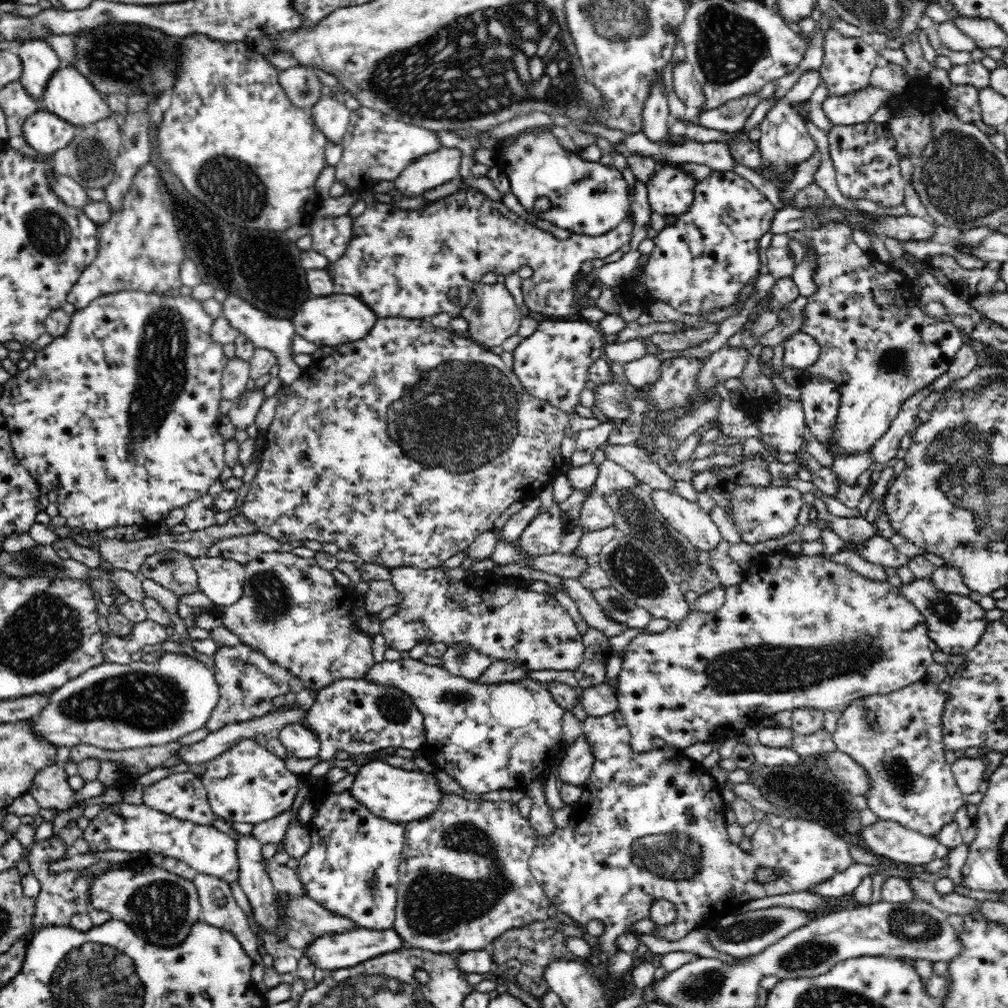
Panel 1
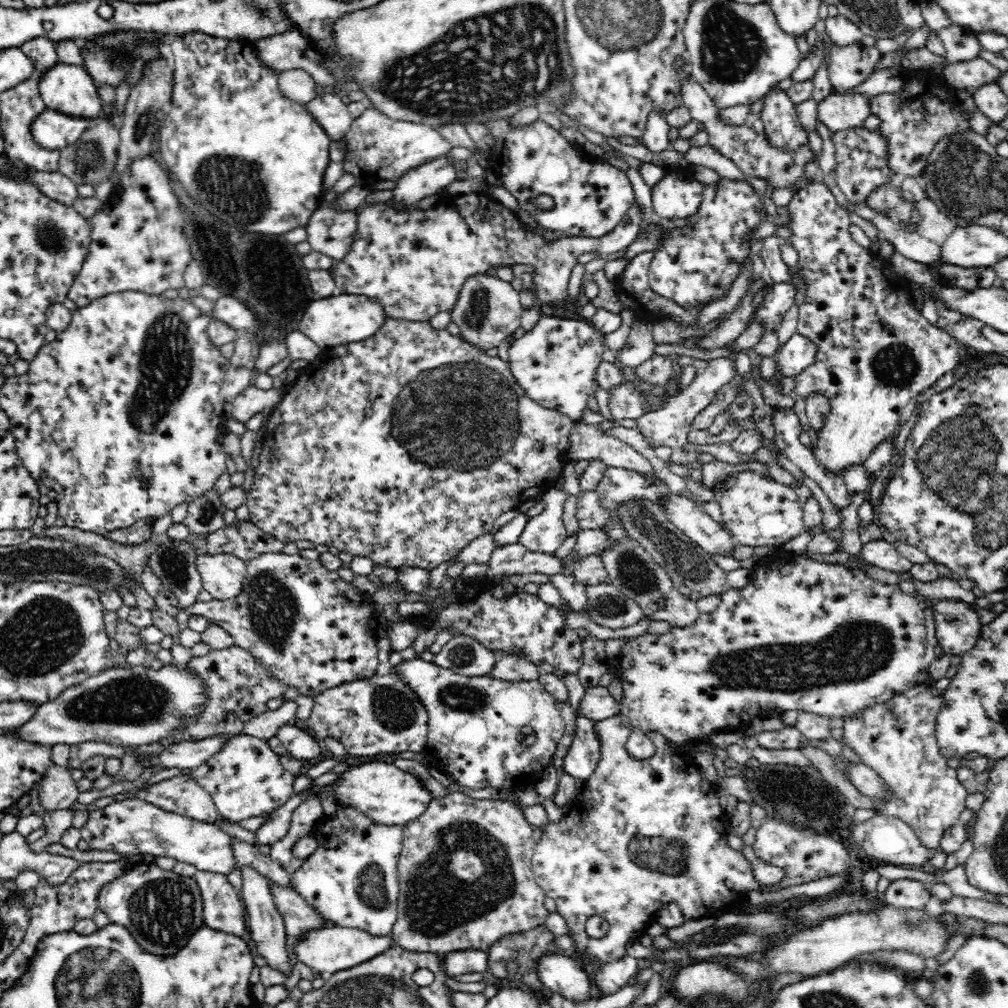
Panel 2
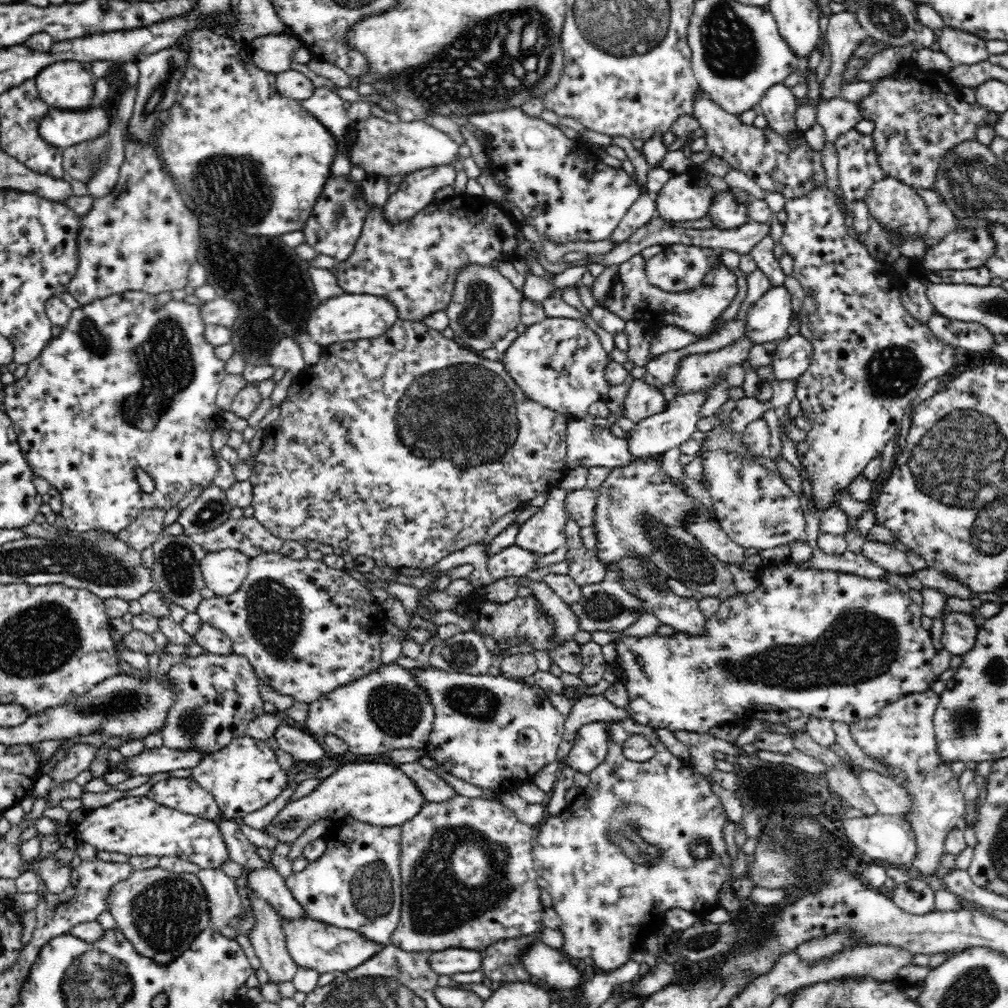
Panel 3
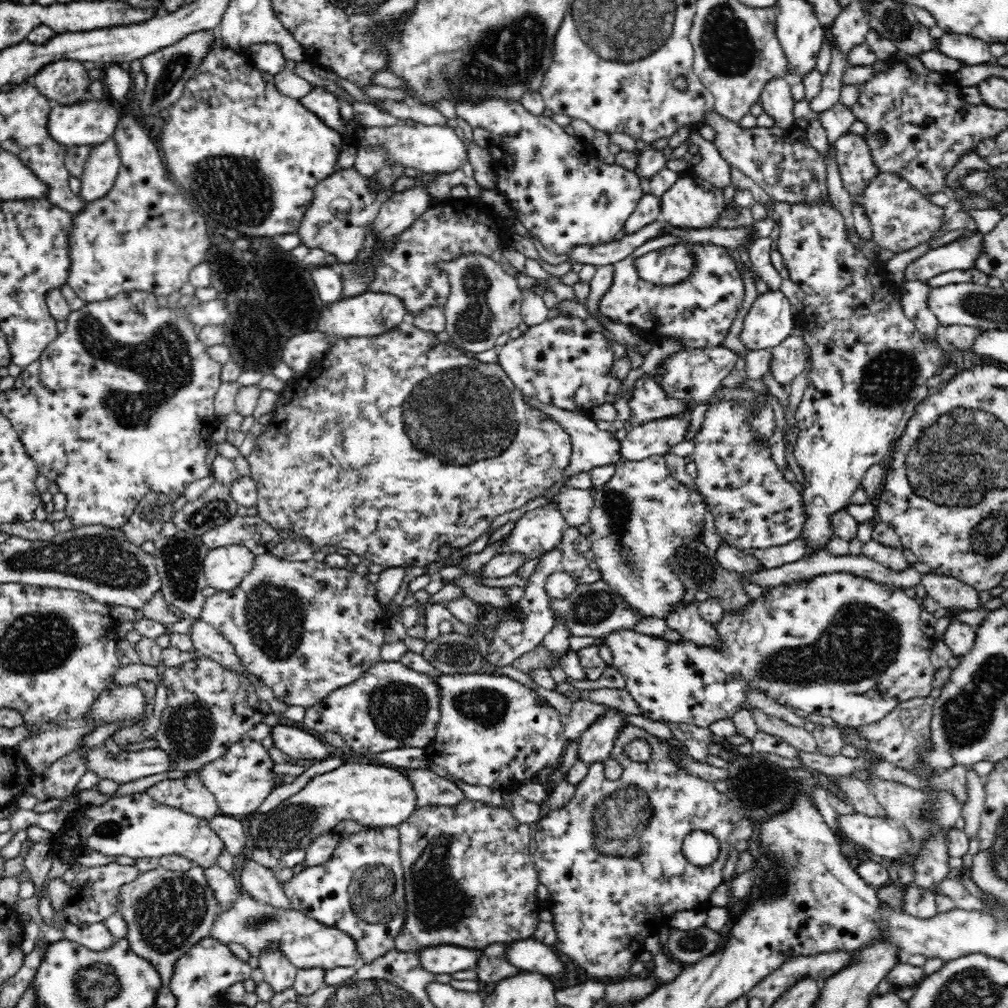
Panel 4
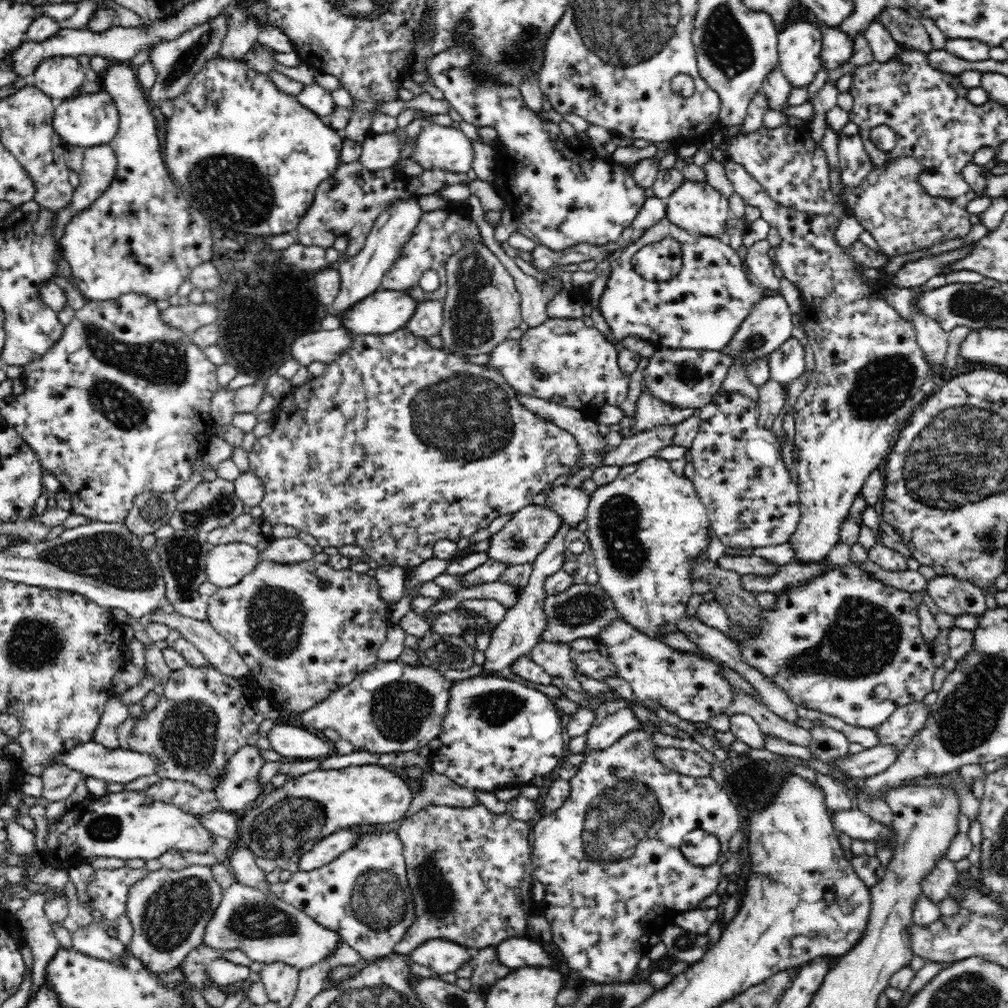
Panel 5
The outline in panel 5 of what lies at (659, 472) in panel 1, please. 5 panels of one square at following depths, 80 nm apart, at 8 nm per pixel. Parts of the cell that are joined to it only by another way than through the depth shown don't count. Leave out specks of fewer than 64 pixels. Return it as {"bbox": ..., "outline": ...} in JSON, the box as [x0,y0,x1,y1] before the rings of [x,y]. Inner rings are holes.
{"bbox":[517,394,613,485],"outline":[[[518,394],[517,399],[522,406],[567,430],[576,439],[578,458],[576,458],[576,464],[566,474],[566,481],[561,485],[566,484],[579,470],[603,464],[606,453],[613,447],[608,445],[605,435],[598,431],[598,422],[590,412],[560,406],[530,395]]]}

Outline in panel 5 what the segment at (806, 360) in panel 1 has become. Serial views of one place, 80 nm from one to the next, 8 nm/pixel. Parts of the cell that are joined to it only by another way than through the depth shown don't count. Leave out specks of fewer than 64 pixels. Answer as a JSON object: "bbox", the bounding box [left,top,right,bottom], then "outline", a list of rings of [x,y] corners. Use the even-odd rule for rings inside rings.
{"bbox":[769,335,806,386],"outline":[[[800,335],[785,340],[769,354],[770,380],[788,386],[804,373],[806,345]]]}

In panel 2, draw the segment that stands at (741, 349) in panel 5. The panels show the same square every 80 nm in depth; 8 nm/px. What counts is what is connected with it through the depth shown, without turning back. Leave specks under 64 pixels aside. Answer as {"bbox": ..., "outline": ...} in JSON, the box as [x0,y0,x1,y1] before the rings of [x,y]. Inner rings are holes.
{"bbox":[756,280,797,332],"outline":[[[790,280],[773,283],[768,294],[759,306],[756,314],[757,322],[766,322],[766,332],[776,332],[784,312],[794,304],[794,296],[797,295],[797,287]]]}

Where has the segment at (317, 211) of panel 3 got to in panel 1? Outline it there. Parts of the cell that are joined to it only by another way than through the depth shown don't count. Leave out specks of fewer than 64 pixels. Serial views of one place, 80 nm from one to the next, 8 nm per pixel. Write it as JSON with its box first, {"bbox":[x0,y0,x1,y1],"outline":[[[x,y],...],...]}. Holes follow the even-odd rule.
{"bbox":[308,214,353,263],"outline":[[[348,214],[323,219],[313,217],[308,224],[313,240],[312,248],[330,263],[346,252],[353,224],[353,218]]]}

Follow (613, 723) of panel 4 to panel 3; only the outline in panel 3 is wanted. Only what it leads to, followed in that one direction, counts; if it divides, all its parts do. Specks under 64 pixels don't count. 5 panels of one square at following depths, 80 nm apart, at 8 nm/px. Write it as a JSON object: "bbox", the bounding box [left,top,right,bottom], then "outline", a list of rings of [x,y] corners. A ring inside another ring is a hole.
{"bbox":[565,722,608,775],"outline":[[[588,722],[576,730],[575,743],[569,750],[565,764],[589,775],[606,758],[608,750],[608,722]]]}

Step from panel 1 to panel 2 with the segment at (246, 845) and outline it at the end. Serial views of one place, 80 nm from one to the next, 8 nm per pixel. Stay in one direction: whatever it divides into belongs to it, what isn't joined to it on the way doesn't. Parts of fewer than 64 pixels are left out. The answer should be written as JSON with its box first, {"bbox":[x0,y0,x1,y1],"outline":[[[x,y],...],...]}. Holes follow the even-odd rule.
{"bbox":[237,864,292,976],"outline":[[[237,864],[242,879],[243,904],[245,905],[248,937],[252,948],[258,955],[266,958],[267,965],[274,970],[280,970],[282,974],[290,976],[292,967],[286,953],[284,942],[286,940],[286,927],[281,912],[277,909],[272,894],[272,882],[263,874],[260,874],[254,866],[249,864]]]}

